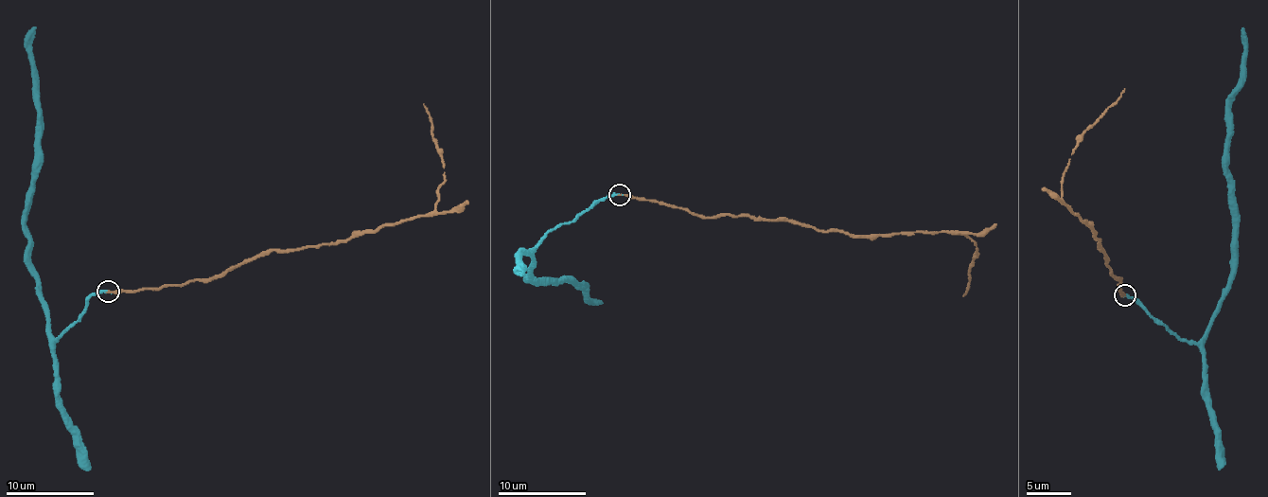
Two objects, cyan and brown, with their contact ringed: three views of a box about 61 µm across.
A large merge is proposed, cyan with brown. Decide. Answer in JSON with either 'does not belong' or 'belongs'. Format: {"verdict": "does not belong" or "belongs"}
{"verdict": "belongs"}

